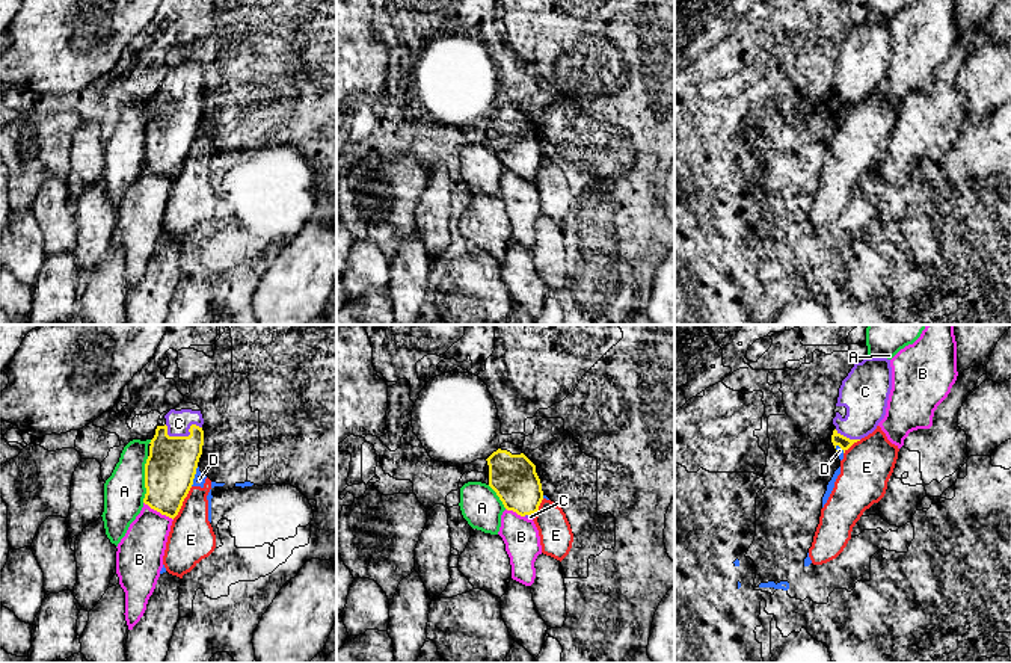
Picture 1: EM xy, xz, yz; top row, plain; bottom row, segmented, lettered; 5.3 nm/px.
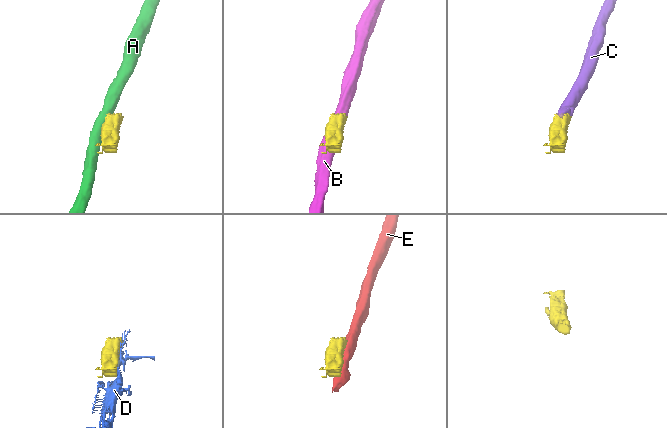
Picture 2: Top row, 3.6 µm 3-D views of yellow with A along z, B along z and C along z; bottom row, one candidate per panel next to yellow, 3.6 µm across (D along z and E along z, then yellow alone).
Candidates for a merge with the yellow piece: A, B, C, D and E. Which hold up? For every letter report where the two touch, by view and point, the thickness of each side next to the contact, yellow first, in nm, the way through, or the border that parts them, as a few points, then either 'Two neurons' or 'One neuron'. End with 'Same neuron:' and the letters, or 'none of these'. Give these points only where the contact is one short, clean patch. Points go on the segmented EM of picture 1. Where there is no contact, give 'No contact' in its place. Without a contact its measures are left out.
A: Touches yellow at xy (145, 479). Thickness 260 nm (yellow) against 220 nm. Boundary: xy (148, 456), (145, 464), (145, 497), (142, 502). Two neurons
B: Touches yellow at xy (159, 511). Thickness 260 nm (yellow) against 240 nm. Two neurons
C: Touches yellow at xy (183, 437). Thickness 260 nm (yellow) against 130 nm. Path across: xy (171, 467), (175, 447), (183, 437), (183, 428), (178, 423). One neuron
D: Touches yellow at xy (193, 476). Thickness 260 nm (yellow) against 60 nm. Two neurons
E: Touches yellow at xy (181, 503). Thickness 260 nm (yellow) against 240 nm. Two neurons
Same neuron: C

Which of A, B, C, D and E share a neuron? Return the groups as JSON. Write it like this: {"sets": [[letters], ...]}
{"sets": [["A"], ["B"], ["C"], ["D", "E"]]}

